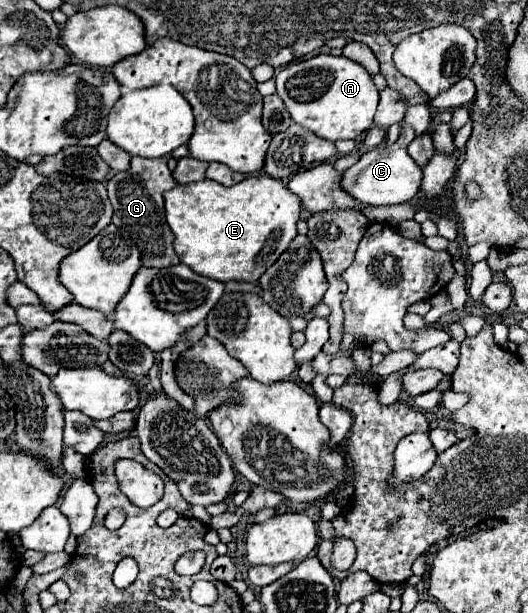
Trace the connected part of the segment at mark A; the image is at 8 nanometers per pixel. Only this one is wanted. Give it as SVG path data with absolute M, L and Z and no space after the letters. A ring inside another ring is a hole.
M318 54L310 60L288 64L274 76L276 94L284 100L292 120L316 136L336 142L356 138L372 126L378 106L378 90L372 76L344 56Z

